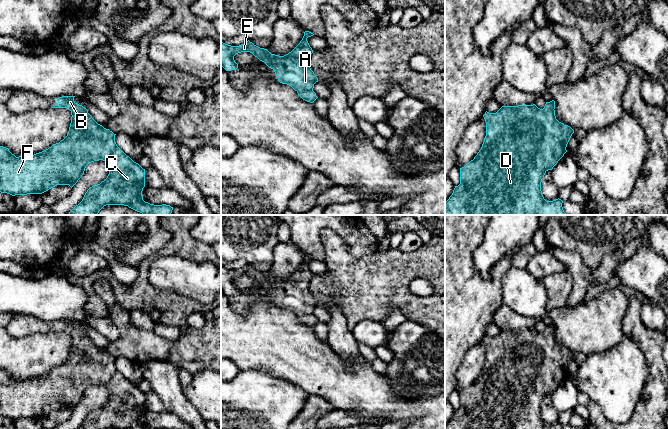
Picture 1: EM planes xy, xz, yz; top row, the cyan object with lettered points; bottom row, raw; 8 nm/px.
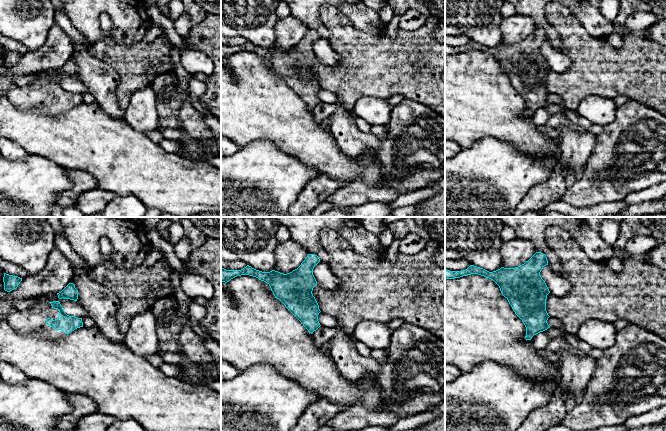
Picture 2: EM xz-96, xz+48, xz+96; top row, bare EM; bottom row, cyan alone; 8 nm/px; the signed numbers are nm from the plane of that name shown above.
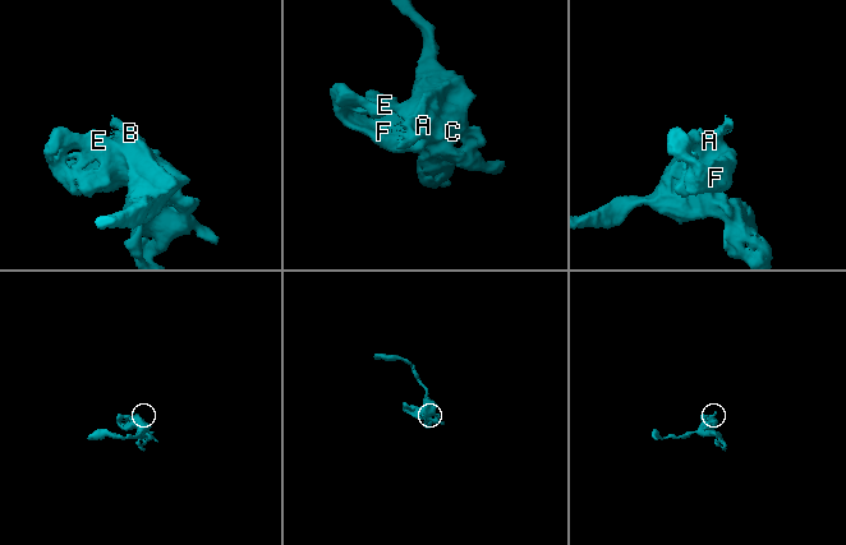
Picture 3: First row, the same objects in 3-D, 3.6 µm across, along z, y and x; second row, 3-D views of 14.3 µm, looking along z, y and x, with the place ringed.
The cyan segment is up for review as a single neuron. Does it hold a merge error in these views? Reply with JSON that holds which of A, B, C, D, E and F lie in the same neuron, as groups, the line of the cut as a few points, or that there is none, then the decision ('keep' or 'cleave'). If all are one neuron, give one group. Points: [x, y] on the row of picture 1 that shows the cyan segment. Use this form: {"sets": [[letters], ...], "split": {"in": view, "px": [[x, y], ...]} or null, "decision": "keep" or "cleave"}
{"sets": [["A", "B", "C", "D", "E", "F"]], "split": null, "decision": "keep"}

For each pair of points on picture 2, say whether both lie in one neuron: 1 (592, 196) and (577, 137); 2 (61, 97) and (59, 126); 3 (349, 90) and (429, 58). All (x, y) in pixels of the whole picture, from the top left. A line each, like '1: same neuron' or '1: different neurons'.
1: different neurons
2: different neurons
3: same neuron

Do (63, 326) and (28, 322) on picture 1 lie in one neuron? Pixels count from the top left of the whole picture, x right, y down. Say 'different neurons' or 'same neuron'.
same neuron

